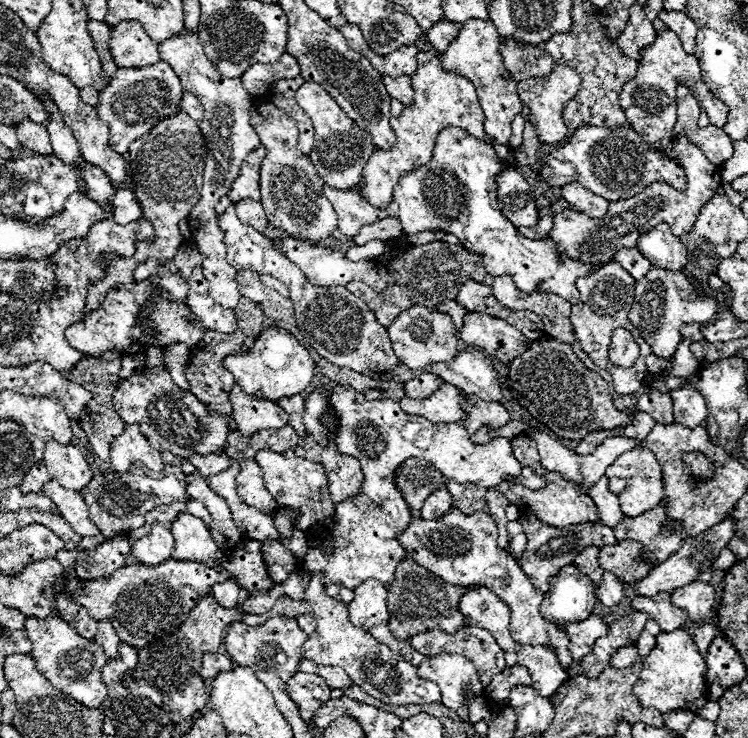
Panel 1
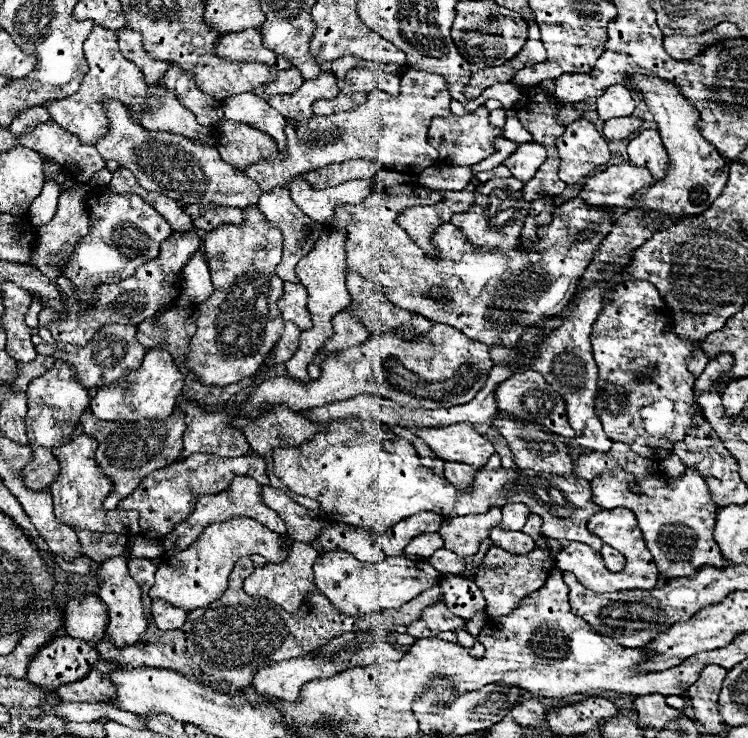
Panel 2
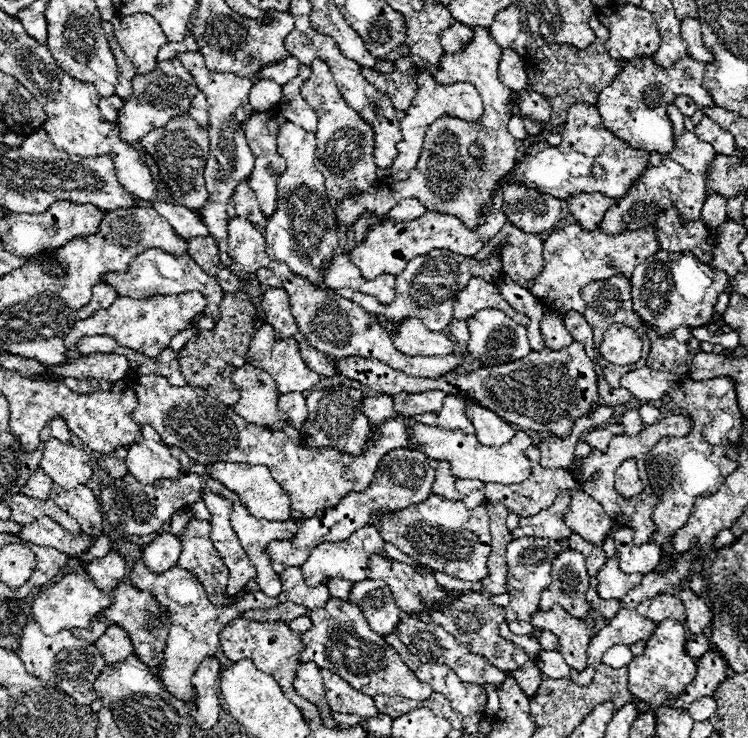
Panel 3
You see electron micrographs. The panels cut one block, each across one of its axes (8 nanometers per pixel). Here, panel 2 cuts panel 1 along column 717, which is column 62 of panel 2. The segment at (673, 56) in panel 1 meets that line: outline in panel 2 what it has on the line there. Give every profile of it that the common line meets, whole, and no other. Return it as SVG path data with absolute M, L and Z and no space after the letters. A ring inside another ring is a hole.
M94 26L92 34L84 42L84 56L88 62L88 72L84 76L80 90L68 98L62 98L60 102L48 102L44 106L48 114L54 116L54 120L62 128L76 134L80 142L96 144L98 138L104 138L104 134L108 134L110 124L108 124L108 112L104 110L104 100L120 100L128 108L136 124L140 124L150 132L170 132L200 144L218 146L218 132L214 126L200 126L196 122L196 116L188 108L184 108L176 100L172 90L164 88L160 82L152 86L144 82L140 70L120 54L118 38L112 30L104 26Z

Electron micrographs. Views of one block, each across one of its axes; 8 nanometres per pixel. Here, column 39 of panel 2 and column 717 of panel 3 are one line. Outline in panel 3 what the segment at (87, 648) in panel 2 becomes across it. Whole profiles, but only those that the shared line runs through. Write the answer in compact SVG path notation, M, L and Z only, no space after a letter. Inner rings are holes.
M708 652L700 658L696 658L696 678L686 686L686 690L670 702L670 708L690 708L692 702L696 702L702 696L712 696L716 686L728 678L730 668L726 660L718 652Z

